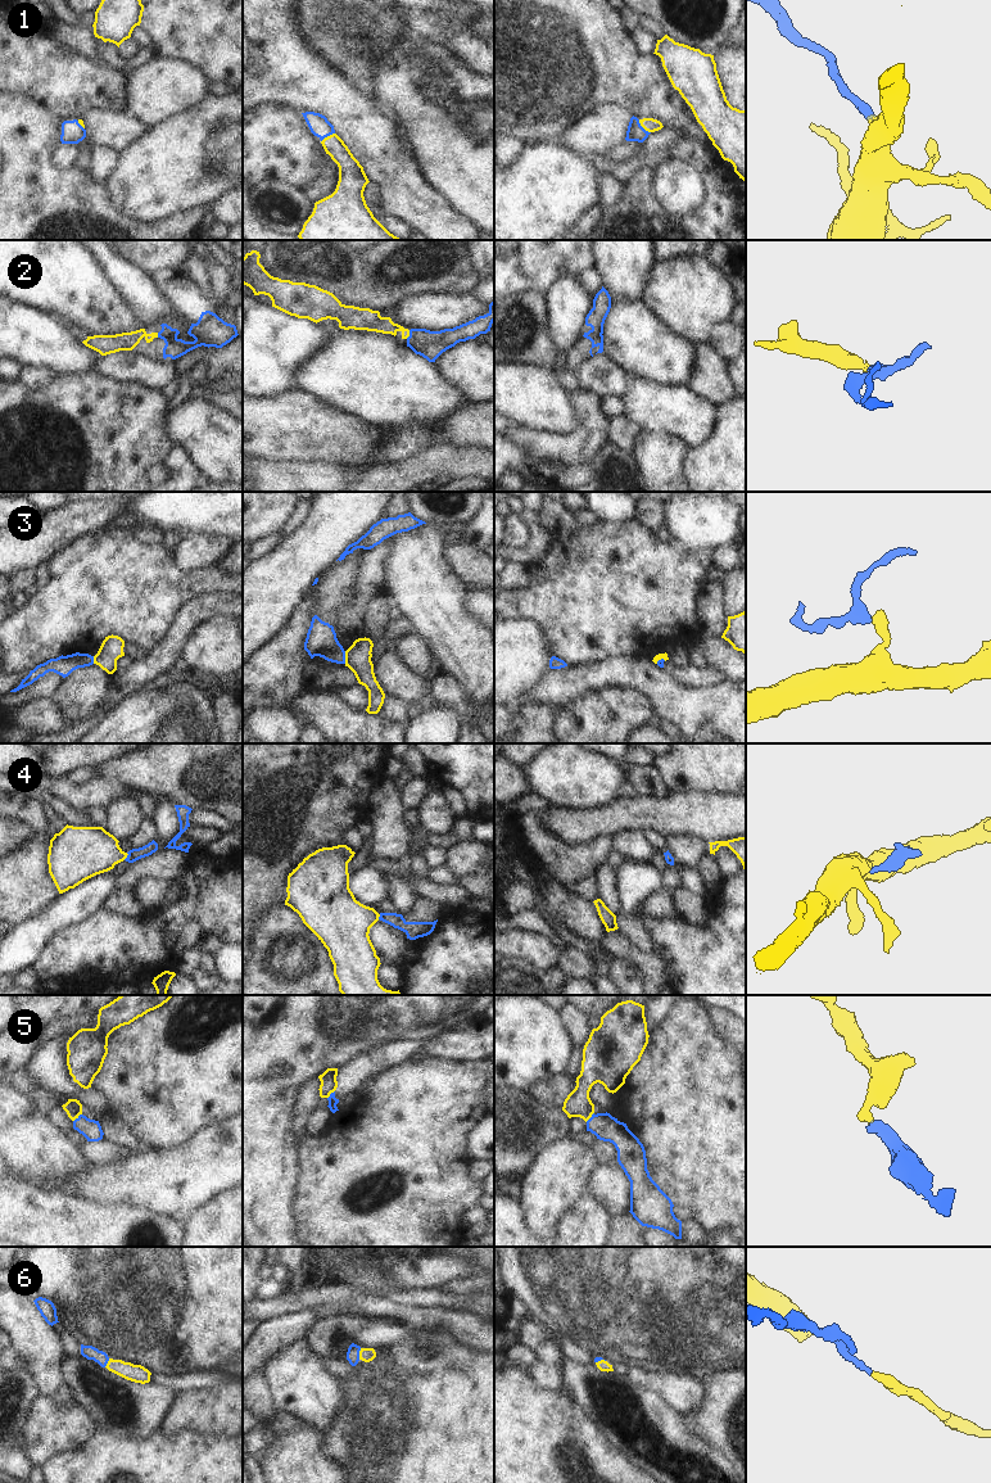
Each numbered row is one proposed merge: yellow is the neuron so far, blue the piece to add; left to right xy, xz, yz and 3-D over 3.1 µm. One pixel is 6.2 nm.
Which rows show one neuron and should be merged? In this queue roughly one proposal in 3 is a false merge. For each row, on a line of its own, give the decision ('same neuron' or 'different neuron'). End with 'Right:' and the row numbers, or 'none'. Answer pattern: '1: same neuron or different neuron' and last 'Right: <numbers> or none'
1: same neuron
2: same neuron
3: different neuron
4: same neuron
5: same neuron
6: same neuron
Right: 1, 2, 4, 5, 6

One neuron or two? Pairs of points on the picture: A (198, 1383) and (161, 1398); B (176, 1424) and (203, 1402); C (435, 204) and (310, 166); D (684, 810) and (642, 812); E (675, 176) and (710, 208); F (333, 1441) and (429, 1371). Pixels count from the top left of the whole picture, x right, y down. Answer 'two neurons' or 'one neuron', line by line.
A: two neurons
B: one neuron
C: two neurons
D: one neuron
E: two neurons
F: one neuron

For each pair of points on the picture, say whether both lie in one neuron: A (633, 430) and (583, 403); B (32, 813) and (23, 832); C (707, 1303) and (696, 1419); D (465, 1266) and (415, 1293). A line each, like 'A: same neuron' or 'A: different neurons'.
A: different neurons
B: different neurons
C: different neurons
D: different neurons

